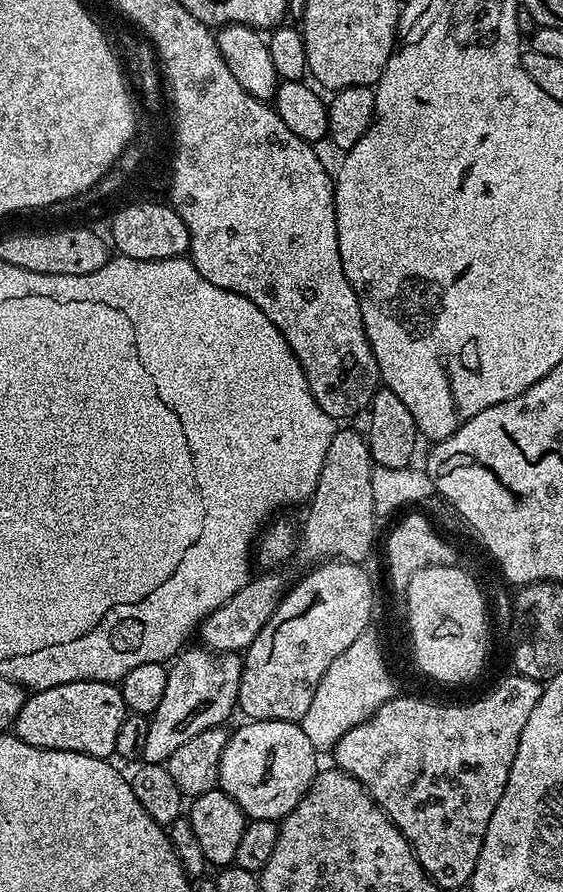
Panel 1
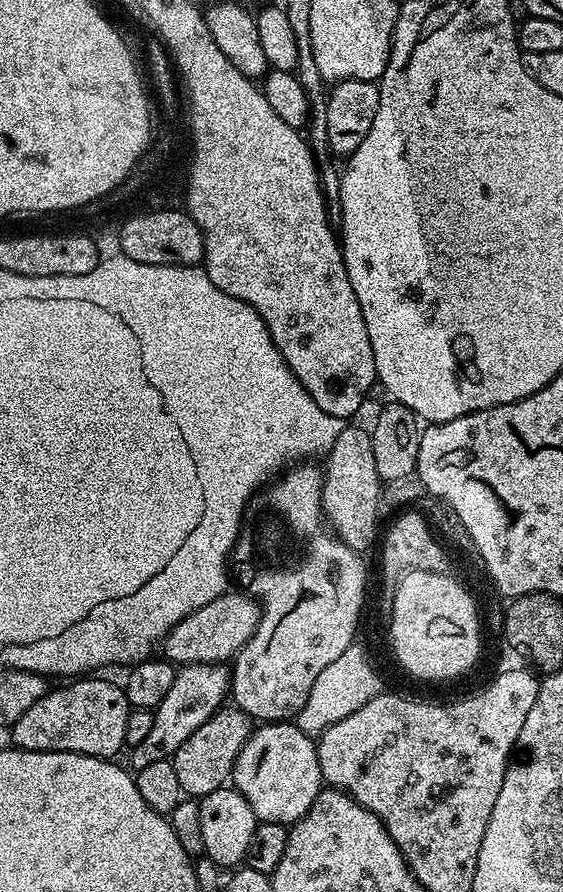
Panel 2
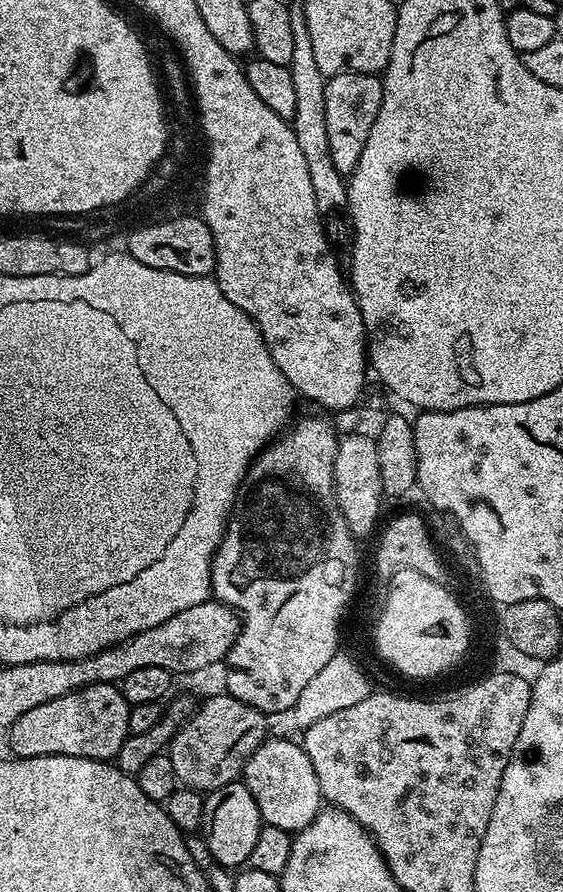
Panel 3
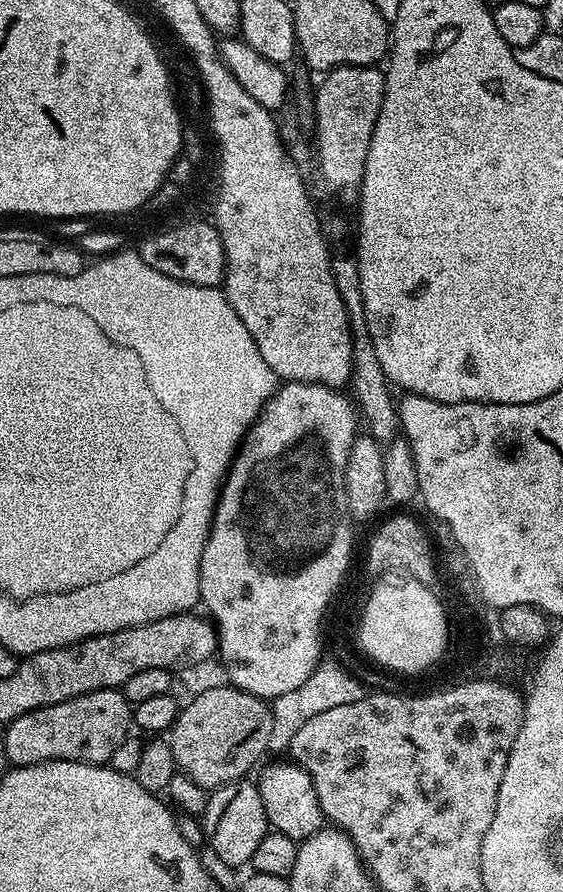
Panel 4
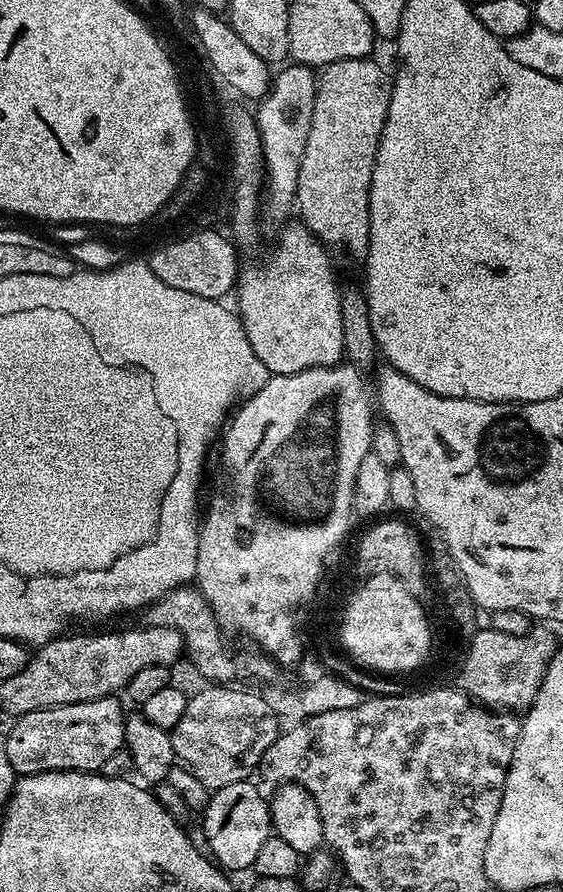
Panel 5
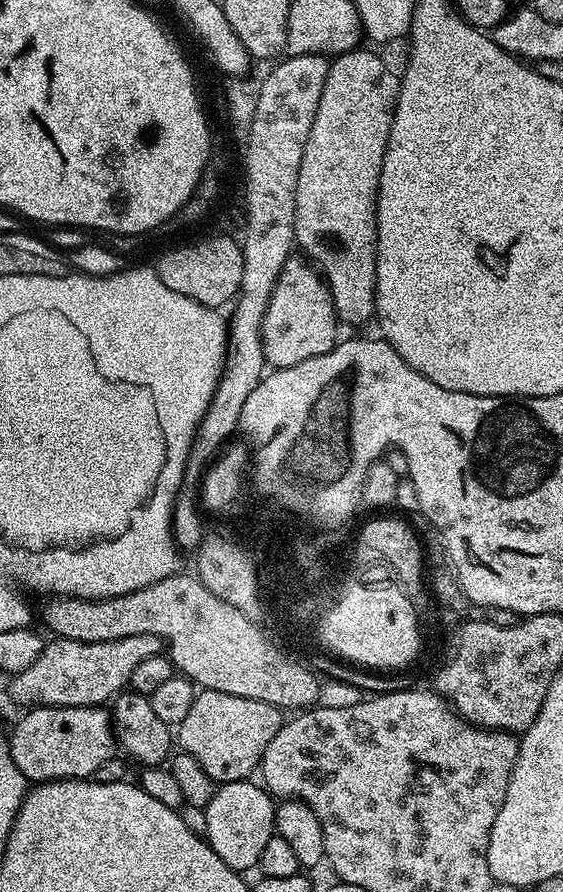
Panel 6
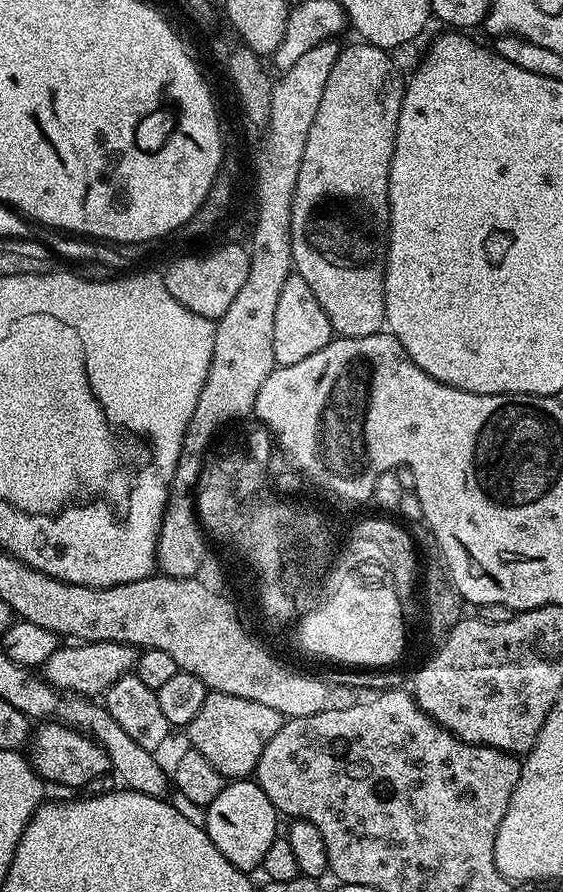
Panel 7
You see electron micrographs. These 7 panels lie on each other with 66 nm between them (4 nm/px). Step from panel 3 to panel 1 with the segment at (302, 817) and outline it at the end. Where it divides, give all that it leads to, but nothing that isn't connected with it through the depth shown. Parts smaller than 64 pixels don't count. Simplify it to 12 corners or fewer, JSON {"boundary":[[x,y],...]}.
{"boundary":[[248,720],[218,787],[245,817],[279,822],[318,771],[297,721]]}

